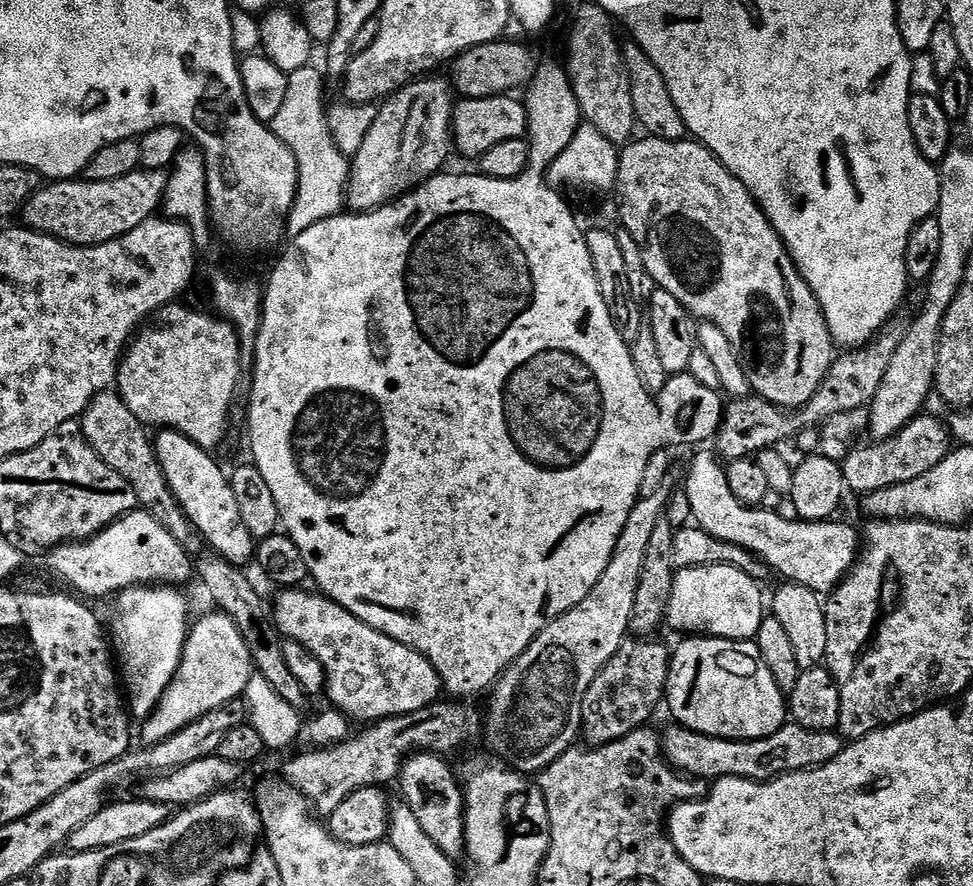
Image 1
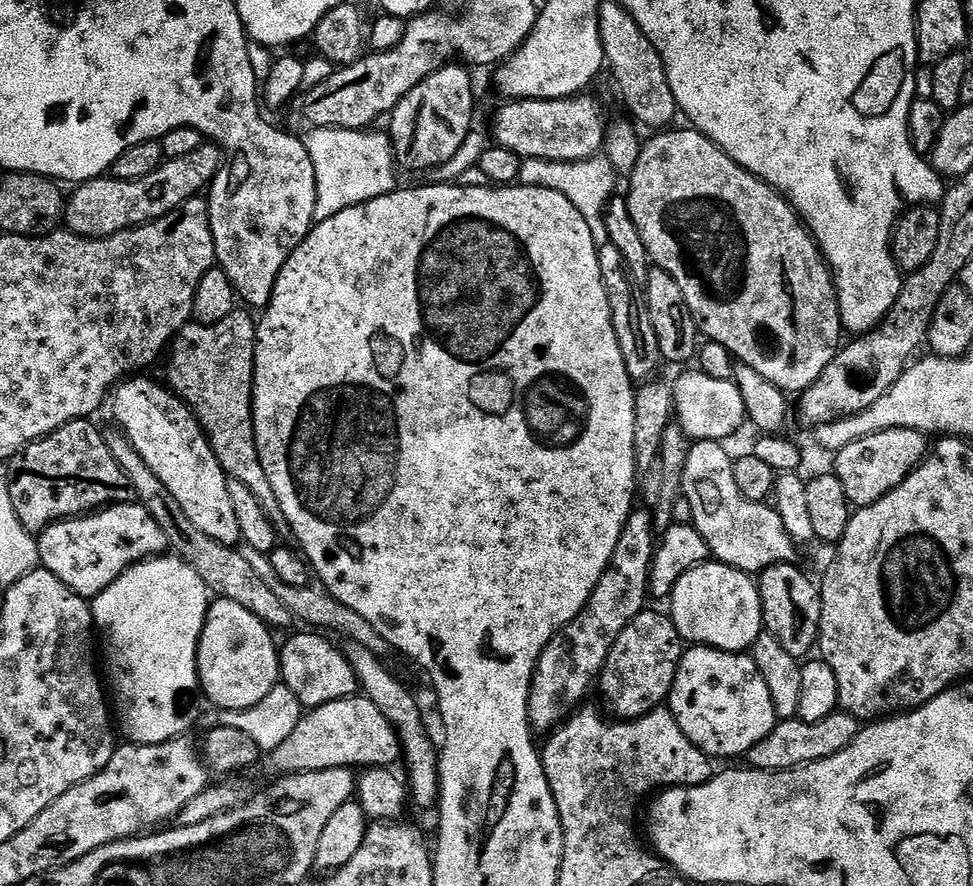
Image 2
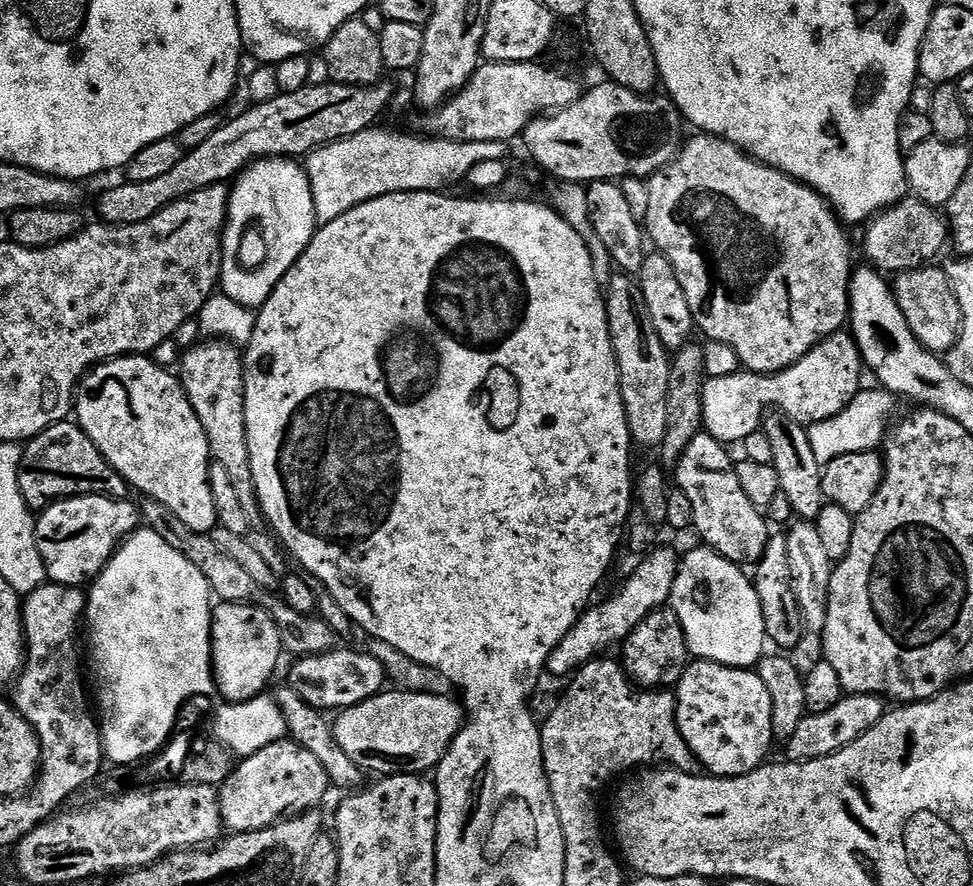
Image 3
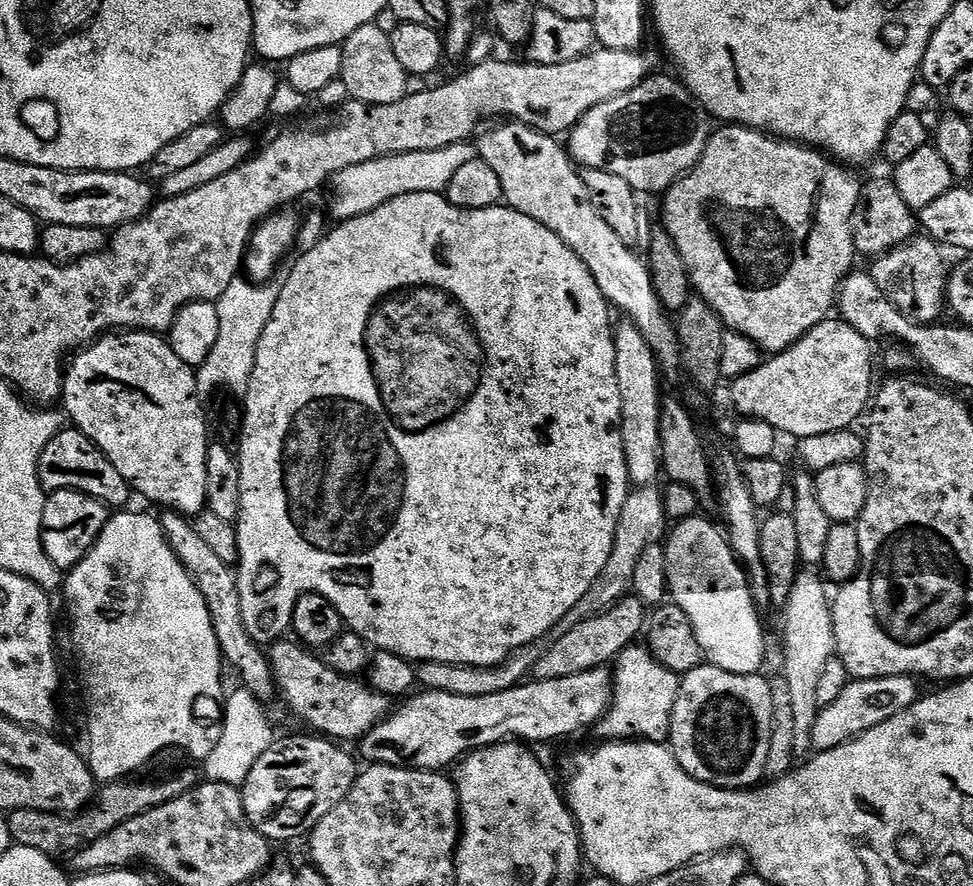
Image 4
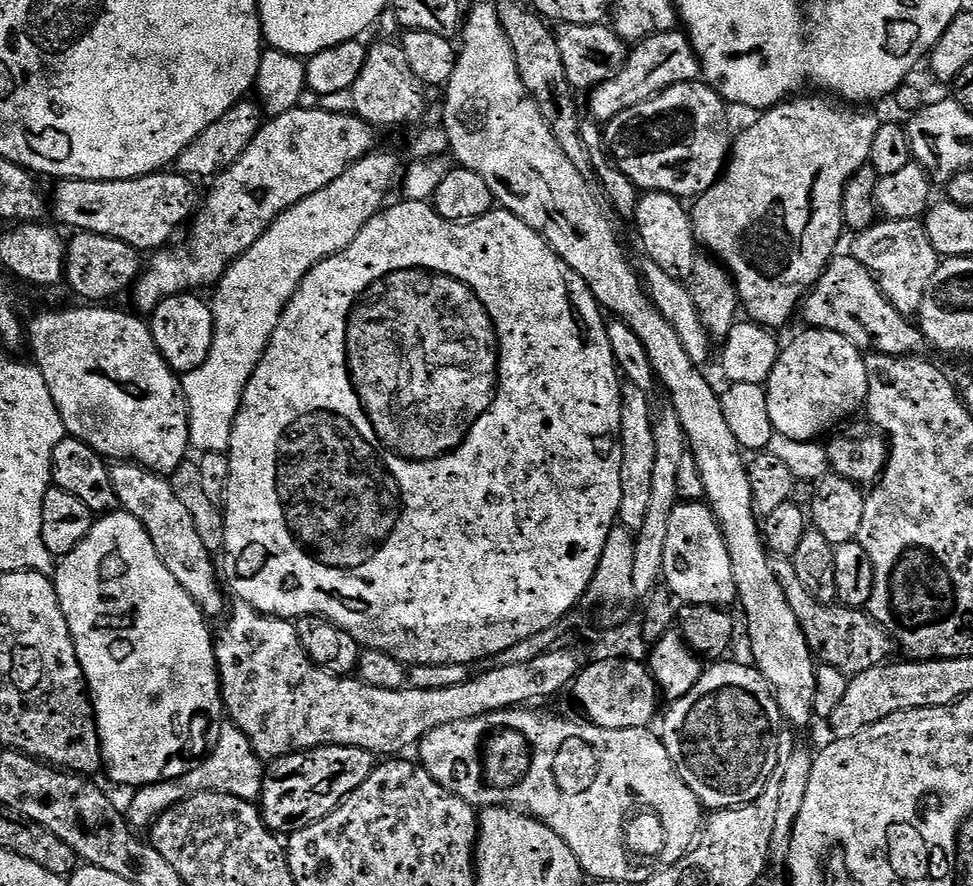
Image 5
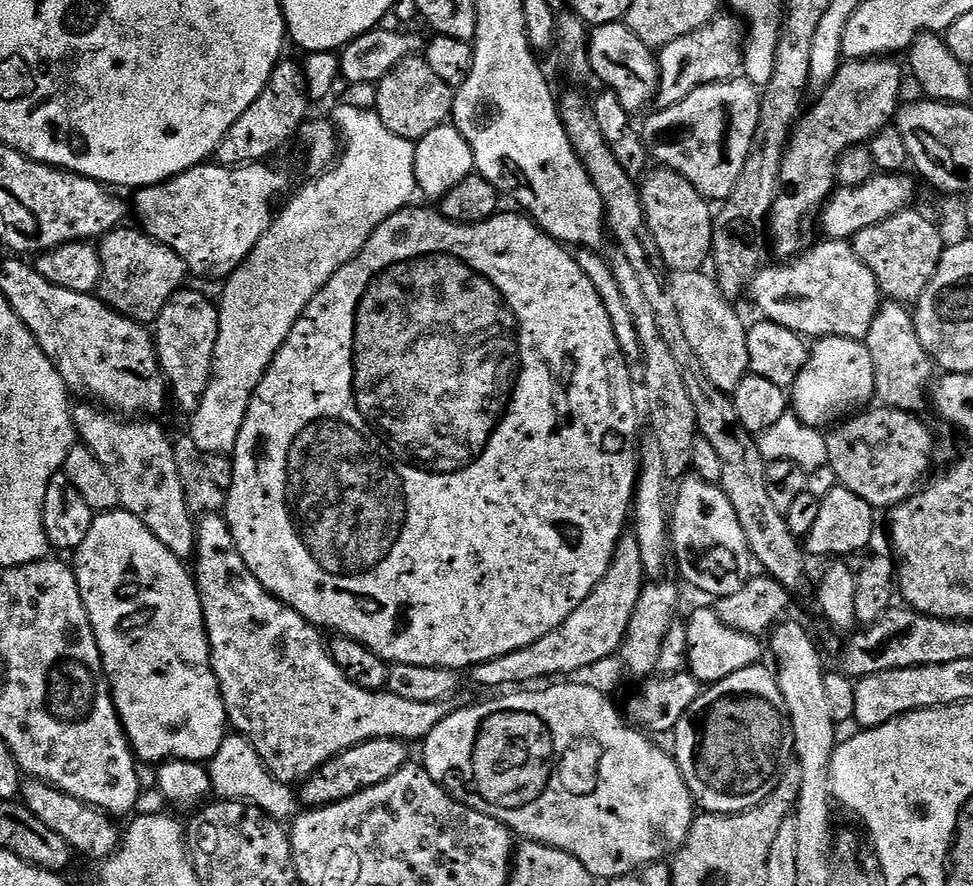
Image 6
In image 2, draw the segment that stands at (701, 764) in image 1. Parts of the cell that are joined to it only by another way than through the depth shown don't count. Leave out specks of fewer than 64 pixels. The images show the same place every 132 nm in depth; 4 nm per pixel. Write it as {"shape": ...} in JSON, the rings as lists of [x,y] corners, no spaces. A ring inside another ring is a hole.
{"shape":[[[837,710],[822,718],[822,722],[806,722],[795,718],[780,720],[776,728],[750,753],[751,767],[761,772],[788,772],[791,768],[803,768],[816,760],[825,760],[850,746],[862,727],[861,721],[849,712]]]}

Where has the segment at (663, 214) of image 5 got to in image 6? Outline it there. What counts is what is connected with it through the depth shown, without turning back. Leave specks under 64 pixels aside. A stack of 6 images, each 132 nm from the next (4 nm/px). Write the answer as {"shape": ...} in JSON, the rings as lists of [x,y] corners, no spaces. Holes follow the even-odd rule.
{"shape":[[[656,171],[660,172],[654,173],[652,177],[649,175],[642,184],[644,209],[648,225],[654,234],[654,242],[658,242],[658,250],[669,270],[699,272],[710,260],[713,209],[708,209],[709,201],[700,195],[689,180],[682,178],[677,172]]]}

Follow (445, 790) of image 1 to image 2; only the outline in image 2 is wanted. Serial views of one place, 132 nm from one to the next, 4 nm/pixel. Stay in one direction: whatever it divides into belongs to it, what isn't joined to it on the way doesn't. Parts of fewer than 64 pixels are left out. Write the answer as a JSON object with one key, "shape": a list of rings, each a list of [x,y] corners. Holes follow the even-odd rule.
{"shape":[[[345,641],[342,651],[354,669],[359,691],[367,696],[370,702],[374,702],[374,706],[378,706],[382,714],[386,714],[386,718],[396,731],[402,765],[404,764],[405,770],[408,771],[406,787],[411,803],[413,805],[416,803],[420,808],[435,809],[440,798],[440,754],[437,745],[435,743],[432,745],[432,740],[428,737],[428,728],[424,725],[419,702],[412,697],[411,690],[404,688],[403,682],[396,680],[395,674],[385,668],[381,657],[374,655],[361,643]]]}

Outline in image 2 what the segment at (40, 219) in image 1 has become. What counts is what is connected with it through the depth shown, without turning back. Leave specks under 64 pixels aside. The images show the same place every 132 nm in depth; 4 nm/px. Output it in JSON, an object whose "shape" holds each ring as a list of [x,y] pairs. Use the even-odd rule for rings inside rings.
{"shape":[[[204,142],[190,154],[173,160],[165,159],[160,168],[146,178],[86,180],[73,191],[76,192],[73,196],[67,197],[63,223],[67,231],[93,240],[103,240],[106,236],[125,232],[127,228],[138,228],[170,214],[170,210],[182,206],[188,200],[197,199],[203,193],[200,191],[203,188],[205,191],[211,185],[221,167],[221,149],[211,142]]]}

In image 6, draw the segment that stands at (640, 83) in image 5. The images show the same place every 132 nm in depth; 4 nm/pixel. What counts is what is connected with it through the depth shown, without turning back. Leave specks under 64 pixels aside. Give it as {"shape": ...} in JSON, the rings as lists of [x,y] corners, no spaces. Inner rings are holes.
{"shape":[[[732,14],[721,15],[718,22],[711,22],[704,28],[694,30],[685,37],[659,49],[658,67],[660,87],[654,97],[660,108],[669,108],[682,98],[686,98],[695,88],[707,84],[720,84],[733,79],[742,68],[742,32],[736,29],[737,17]],[[720,22],[720,24],[718,24]]]}

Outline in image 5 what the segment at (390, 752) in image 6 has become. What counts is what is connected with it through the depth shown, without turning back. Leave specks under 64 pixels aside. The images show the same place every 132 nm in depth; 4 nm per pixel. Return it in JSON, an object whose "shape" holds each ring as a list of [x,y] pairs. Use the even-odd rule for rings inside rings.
{"shape":[[[333,744],[273,759],[258,801],[264,823],[277,834],[291,834],[326,818],[351,792],[358,790],[366,778],[370,778],[373,767],[373,753]]]}

